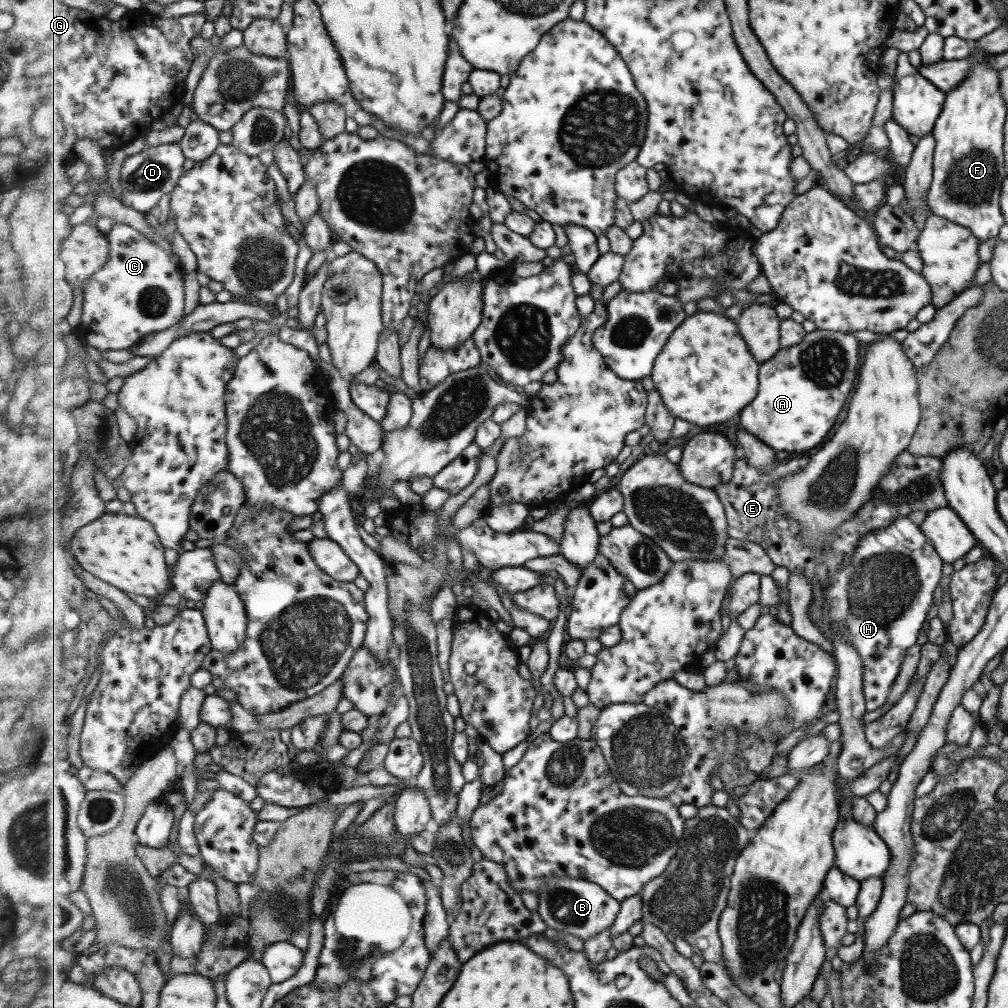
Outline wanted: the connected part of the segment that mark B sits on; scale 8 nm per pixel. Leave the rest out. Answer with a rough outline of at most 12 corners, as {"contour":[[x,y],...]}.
{"contour":[[555,876],[538,911],[586,941],[611,928],[621,903],[600,884]]}

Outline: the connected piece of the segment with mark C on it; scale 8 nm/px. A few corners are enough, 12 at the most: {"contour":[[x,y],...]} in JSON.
{"contour":[[115,223],[70,339],[131,349],[185,314],[174,257]]}

